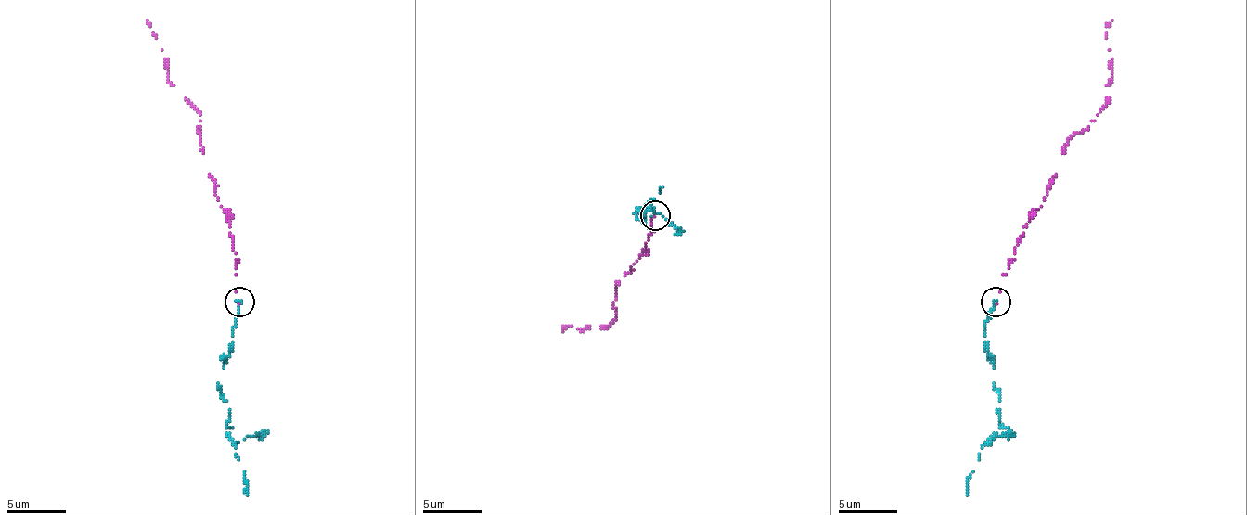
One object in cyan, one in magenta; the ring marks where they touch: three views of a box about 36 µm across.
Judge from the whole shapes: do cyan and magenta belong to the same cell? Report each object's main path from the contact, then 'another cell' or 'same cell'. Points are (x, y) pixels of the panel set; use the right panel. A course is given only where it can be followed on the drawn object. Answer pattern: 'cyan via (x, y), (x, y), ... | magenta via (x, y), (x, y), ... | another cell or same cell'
cyan via (996, 301), (984, 324), (984, 348), (994, 363), (999, 428), (967, 481), (967, 495) | magenta via (996, 303), (1003, 274), (1047, 194), (1061, 147), (1097, 114), (1112, 79), (1106, 35), (1112, 20) | another cell

